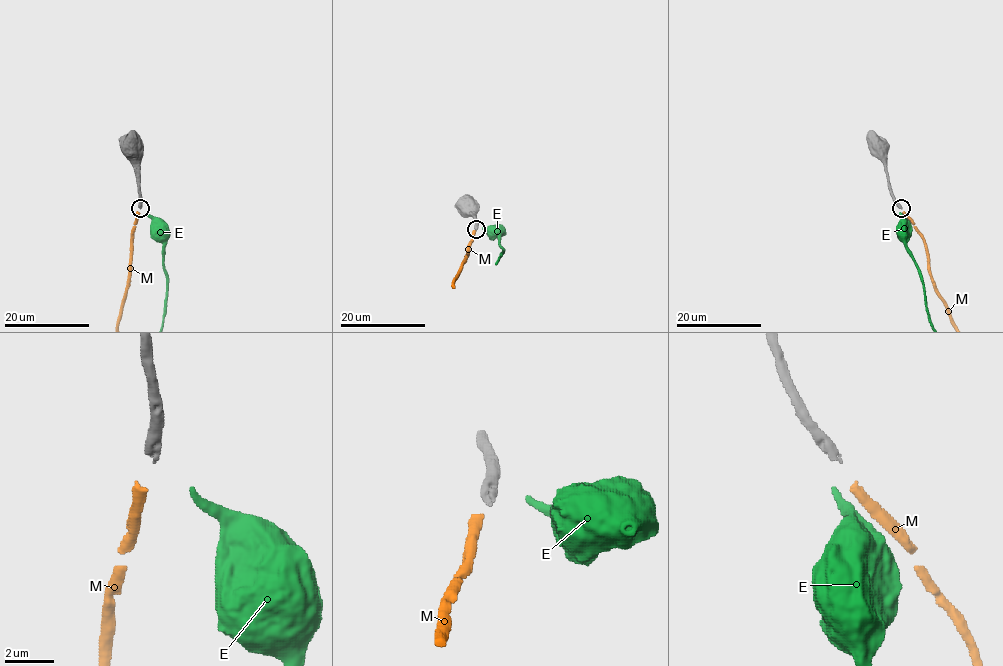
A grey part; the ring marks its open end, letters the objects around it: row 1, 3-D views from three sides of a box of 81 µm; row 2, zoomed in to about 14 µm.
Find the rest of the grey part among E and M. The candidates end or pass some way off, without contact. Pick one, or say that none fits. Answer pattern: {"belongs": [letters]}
{"belongs": ["M"]}

